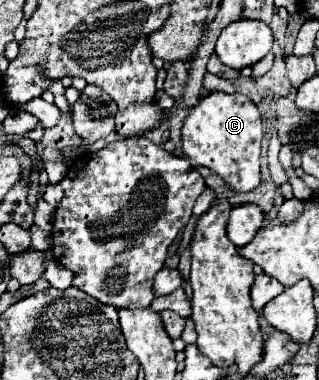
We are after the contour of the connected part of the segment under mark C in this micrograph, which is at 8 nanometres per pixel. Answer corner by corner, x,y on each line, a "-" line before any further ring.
211,93
195,105
183,125
183,153
191,163
209,167
217,173
229,189
247,193
261,183
259,155
261,155
263,123
257,105
241,93

